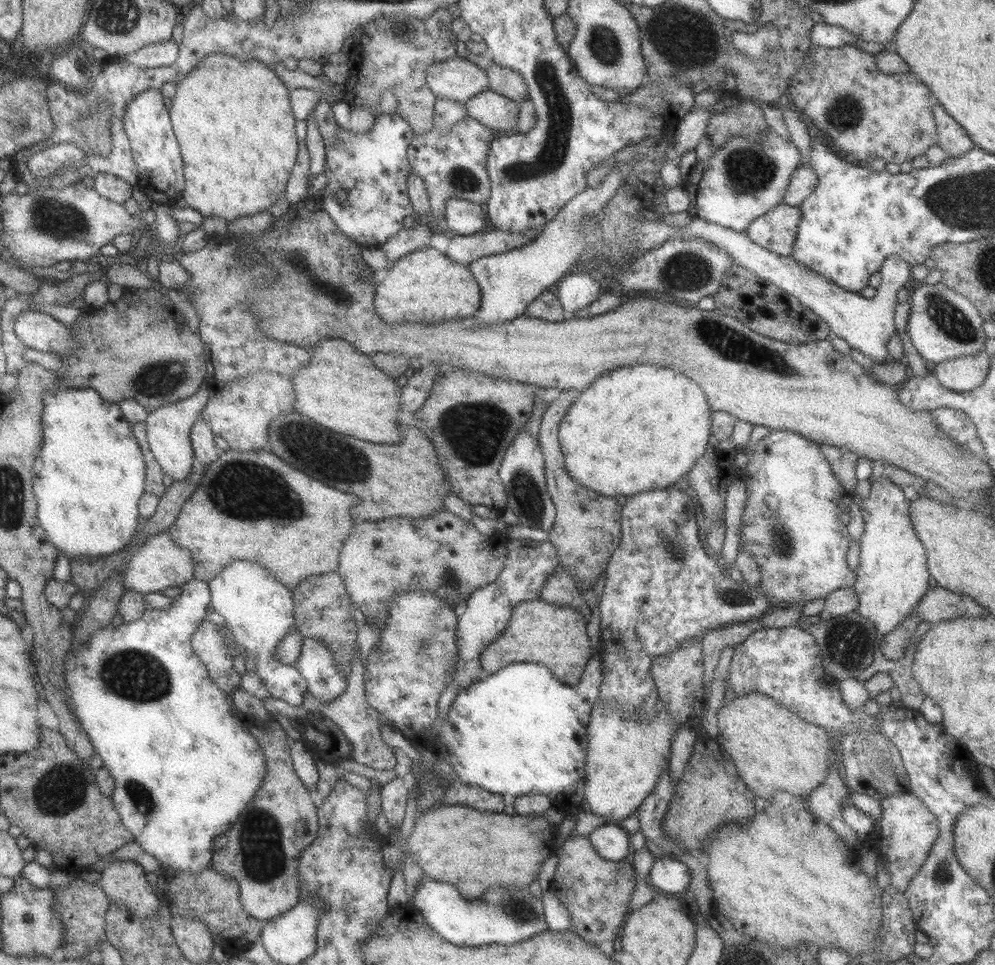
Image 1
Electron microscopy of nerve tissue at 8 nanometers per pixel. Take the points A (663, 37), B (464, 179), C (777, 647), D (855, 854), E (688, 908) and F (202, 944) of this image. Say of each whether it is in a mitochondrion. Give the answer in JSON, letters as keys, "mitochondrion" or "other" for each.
{"A":"mitochondrion","B":"mitochondrion","C":"other","D":"other","E":"other","F":"other"}

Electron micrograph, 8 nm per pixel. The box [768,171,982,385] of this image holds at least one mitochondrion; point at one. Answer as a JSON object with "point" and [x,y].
{"point":[950,320]}

